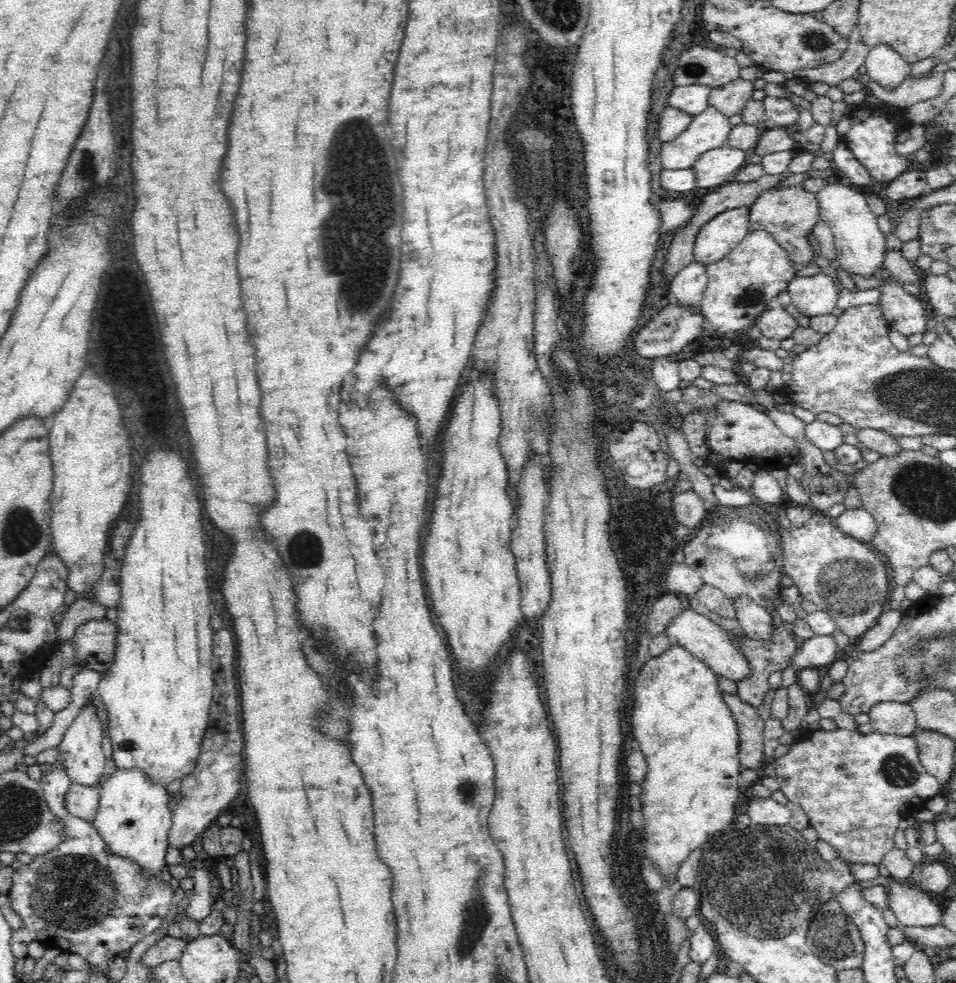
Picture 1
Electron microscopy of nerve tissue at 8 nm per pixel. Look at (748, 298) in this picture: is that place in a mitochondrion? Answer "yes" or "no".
yes

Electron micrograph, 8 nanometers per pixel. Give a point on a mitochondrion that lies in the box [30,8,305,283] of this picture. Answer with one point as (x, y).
(87, 172)

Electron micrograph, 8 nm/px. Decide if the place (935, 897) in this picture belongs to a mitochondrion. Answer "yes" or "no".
no

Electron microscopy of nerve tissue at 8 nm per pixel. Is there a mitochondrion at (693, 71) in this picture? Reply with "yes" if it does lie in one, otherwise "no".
yes

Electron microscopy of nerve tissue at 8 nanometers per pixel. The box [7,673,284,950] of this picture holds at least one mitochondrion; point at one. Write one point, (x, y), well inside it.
(76, 890)

